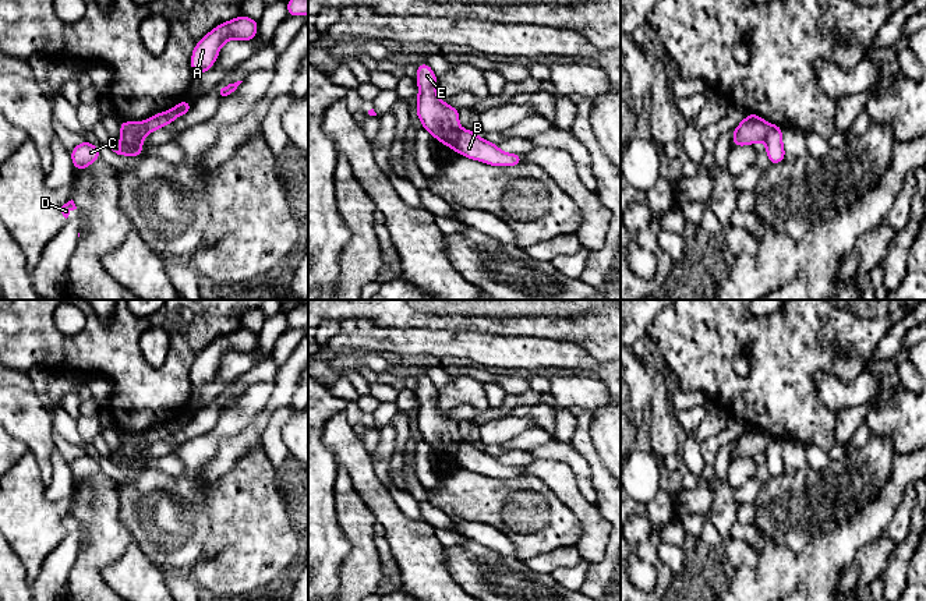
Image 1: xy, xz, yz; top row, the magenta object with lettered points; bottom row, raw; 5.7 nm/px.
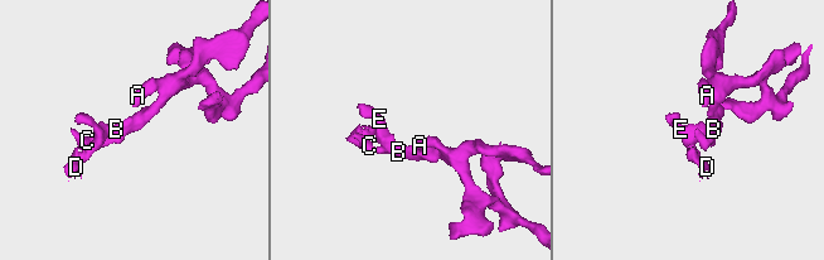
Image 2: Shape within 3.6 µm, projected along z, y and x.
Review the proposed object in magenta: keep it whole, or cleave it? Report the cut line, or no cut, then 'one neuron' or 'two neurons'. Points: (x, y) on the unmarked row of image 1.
xz (459, 441), (444, 446), (438, 452) | two neurons

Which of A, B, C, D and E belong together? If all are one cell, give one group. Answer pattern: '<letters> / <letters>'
A B C / D E

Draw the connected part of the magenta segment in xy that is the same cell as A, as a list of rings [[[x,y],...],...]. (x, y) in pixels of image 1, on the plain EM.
[[[240,328],[234,332],[215,339],[208,347],[198,353],[191,367],[191,382],[194,388],[208,383],[218,371],[220,360],[230,351],[252,353],[257,349],[258,333]]]

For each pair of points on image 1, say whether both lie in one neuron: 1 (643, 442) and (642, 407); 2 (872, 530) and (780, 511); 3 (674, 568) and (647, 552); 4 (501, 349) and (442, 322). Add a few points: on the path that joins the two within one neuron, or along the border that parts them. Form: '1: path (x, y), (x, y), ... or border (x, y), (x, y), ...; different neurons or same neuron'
1: path (642, 434), (642, 416); same neuron
2: border (868, 504), (831, 530), (812, 538); different neurons
3: border (654, 547), (658, 559), (674, 575); different neurons
4: border (428, 328), (472, 329), (492, 335); different neurons

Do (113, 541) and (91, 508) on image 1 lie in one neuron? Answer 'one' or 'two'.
one

